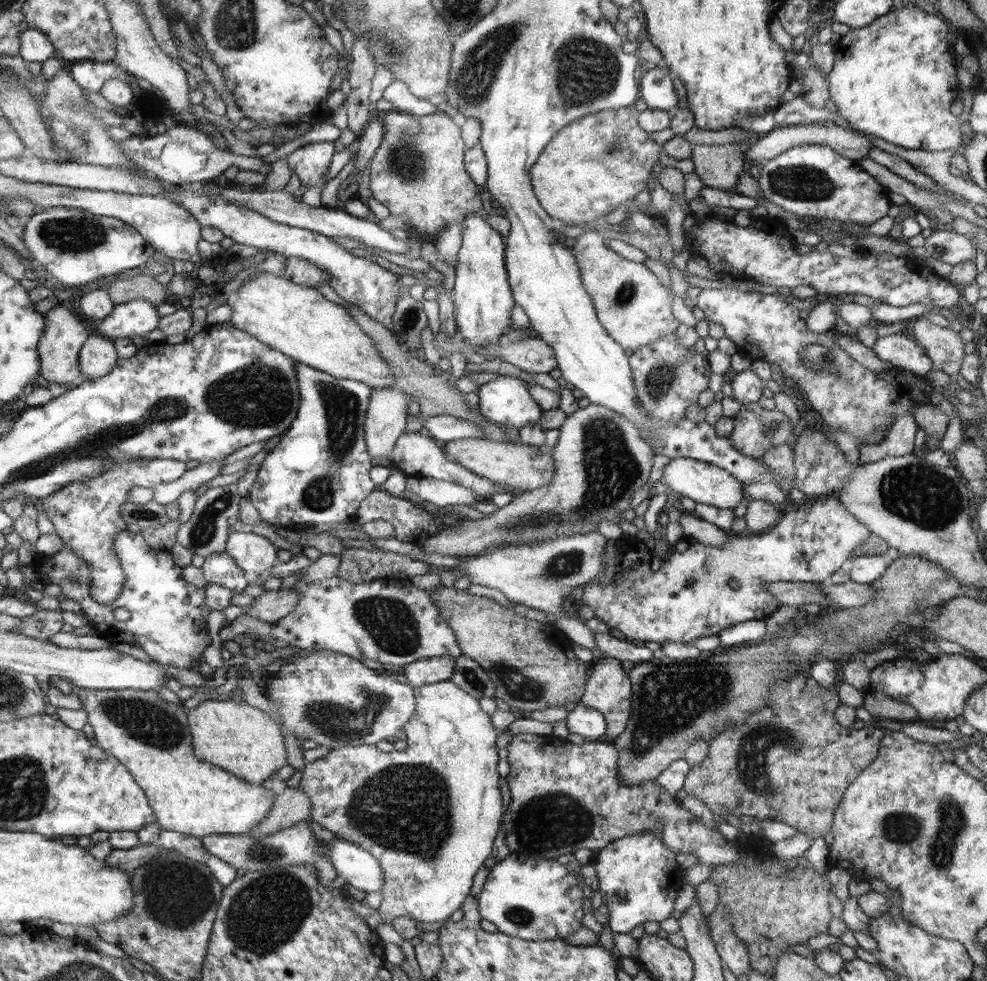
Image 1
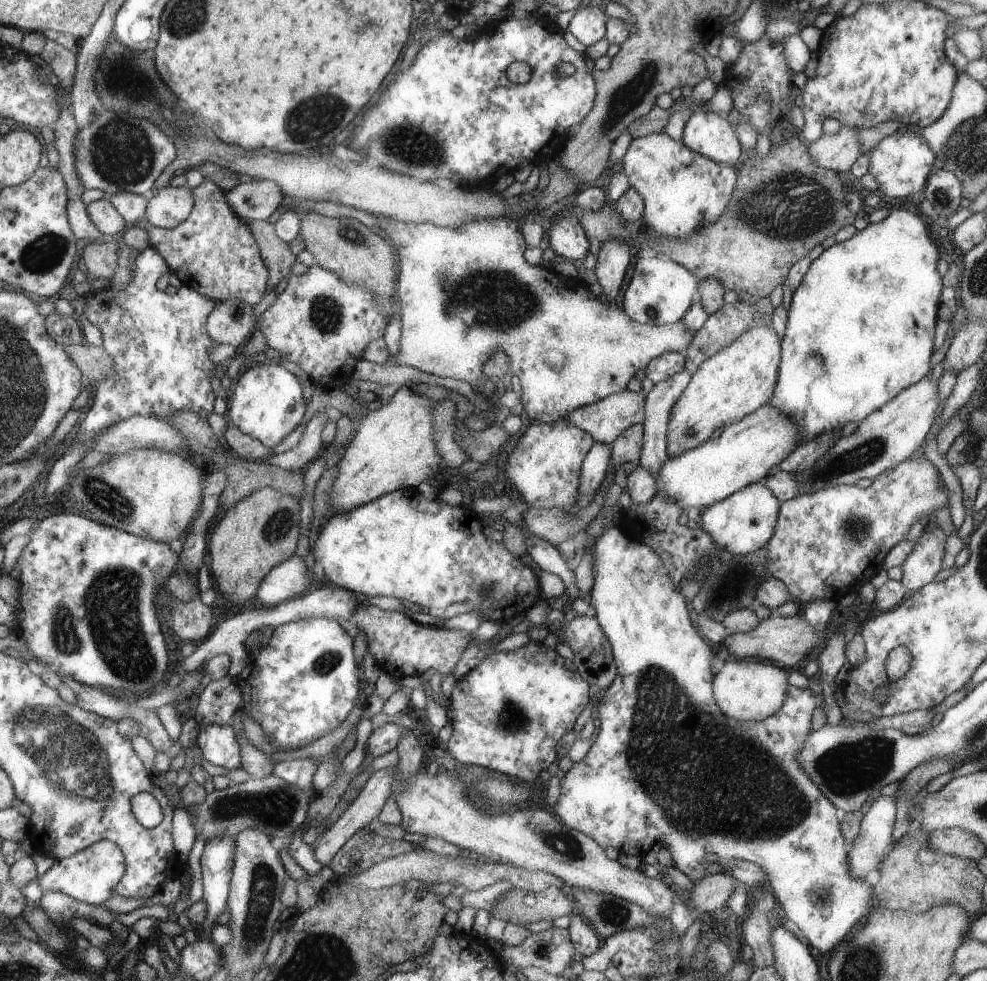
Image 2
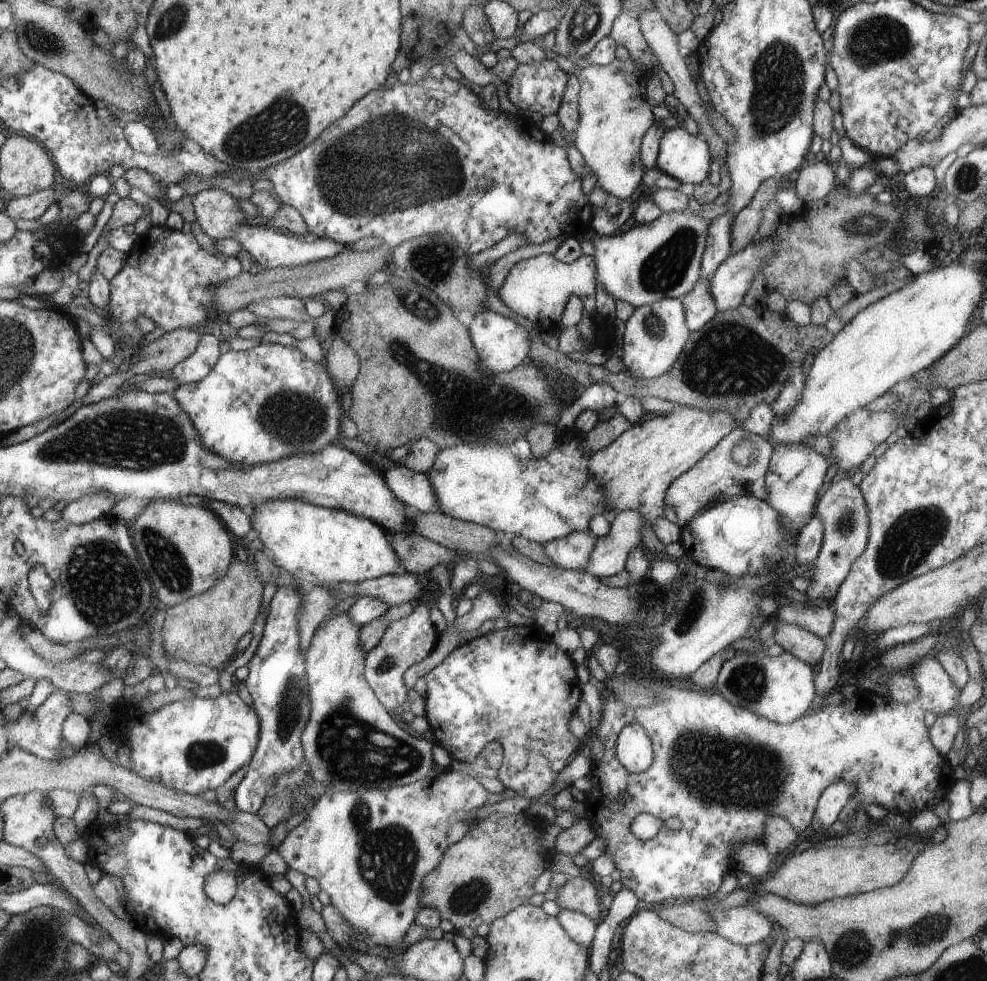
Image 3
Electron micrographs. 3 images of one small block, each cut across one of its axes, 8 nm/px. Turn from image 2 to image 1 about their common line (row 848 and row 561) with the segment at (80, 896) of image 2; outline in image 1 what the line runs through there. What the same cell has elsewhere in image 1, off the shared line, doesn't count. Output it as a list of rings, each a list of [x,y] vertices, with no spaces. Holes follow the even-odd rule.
[[[108,460],[104,464],[104,472],[98,478],[88,478],[88,480],[82,480],[82,482],[72,482],[51,494],[47,499],[41,500],[39,503],[40,508],[47,514],[50,522],[54,524],[55,535],[64,541],[65,546],[72,553],[76,554],[76,556],[81,556],[81,559],[86,562],[91,576],[89,593],[92,600],[104,606],[107,604],[112,606],[121,595],[121,590],[123,590],[125,570],[121,565],[119,556],[116,554],[116,550],[114,550],[114,540],[116,540],[118,533],[126,529],[127,521],[123,519],[122,508],[129,502],[129,492],[135,486],[154,488],[163,483],[172,483],[174,480],[182,479],[187,471],[187,464],[176,460],[128,460],[128,462],[120,462],[120,464],[114,464],[114,462]]]

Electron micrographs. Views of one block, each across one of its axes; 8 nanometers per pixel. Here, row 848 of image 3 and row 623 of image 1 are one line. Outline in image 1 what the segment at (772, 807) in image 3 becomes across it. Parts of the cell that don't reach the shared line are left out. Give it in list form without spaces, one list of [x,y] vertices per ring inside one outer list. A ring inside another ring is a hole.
[[[824,495],[822,497],[817,497],[817,498],[811,498],[810,500],[808,500],[805,503],[800,504],[800,507],[798,509],[795,509],[791,512],[788,512],[788,514],[784,514],[784,516],[782,516],[779,521],[778,524],[776,524],[776,526],[774,526],[774,528],[772,527],[772,529],[770,530],[770,532],[768,532],[768,534],[763,534],[761,533],[760,536],[752,536],[752,538],[742,538],[742,536],[736,536],[734,534],[731,534],[730,536],[728,536],[728,541],[726,541],[726,543],[724,543],[724,545],[722,545],[722,547],[708,547],[706,545],[702,545],[700,544],[700,542],[696,541],[695,539],[692,539],[692,537],[690,536],[686,536],[684,535],[680,541],[676,544],[676,546],[674,546],[674,548],[672,549],[673,554],[672,556],[670,556],[670,559],[668,559],[667,561],[664,561],[664,563],[659,563],[660,567],[656,570],[653,571],[653,569],[651,569],[651,566],[653,566],[653,564],[655,562],[657,562],[653,557],[653,553],[654,553],[654,549],[649,549],[648,546],[645,545],[645,543],[641,542],[640,540],[638,540],[638,536],[621,536],[618,540],[615,540],[615,547],[616,547],[616,553],[614,554],[614,556],[616,557],[616,573],[612,579],[612,581],[604,586],[604,587],[600,587],[600,585],[598,585],[598,581],[600,576],[602,575],[602,573],[605,570],[605,565],[606,565],[606,561],[607,561],[607,550],[606,548],[604,548],[604,553],[602,553],[602,556],[604,557],[604,567],[603,570],[601,570],[601,574],[599,576],[597,576],[597,578],[595,578],[594,580],[591,580],[591,582],[587,582],[584,585],[584,594],[582,595],[582,602],[584,602],[583,604],[586,604],[587,606],[590,606],[592,609],[594,609],[595,612],[595,617],[596,618],[600,618],[600,620],[602,620],[602,622],[605,622],[608,626],[611,626],[612,628],[616,628],[616,630],[620,630],[620,632],[622,632],[622,634],[624,634],[624,636],[626,636],[626,638],[628,638],[628,640],[632,640],[633,642],[637,642],[637,643],[642,643],[642,642],[659,642],[659,643],[667,643],[668,641],[676,641],[676,642],[685,642],[685,643],[690,643],[692,642],[692,644],[697,643],[697,641],[699,639],[702,639],[704,636],[714,636],[714,635],[718,635],[720,631],[723,630],[723,628],[728,628],[730,626],[732,626],[733,624],[738,624],[738,623],[745,623],[746,621],[749,620],[762,620],[765,619],[767,616],[770,616],[772,614],[772,612],[776,612],[776,609],[778,608],[778,606],[780,606],[779,602],[775,599],[774,596],[771,595],[771,592],[767,591],[767,588],[765,588],[765,586],[768,583],[775,583],[775,582],[780,582],[780,581],[786,581],[786,582],[805,582],[805,583],[824,583],[830,580],[830,577],[832,576],[832,574],[834,574],[834,572],[836,572],[836,570],[838,570],[839,568],[842,568],[842,564],[844,564],[844,562],[846,562],[846,560],[848,560],[848,558],[851,558],[850,555],[852,555],[852,551],[854,551],[856,548],[858,548],[858,546],[862,545],[862,543],[864,543],[864,541],[866,541],[866,539],[868,539],[868,537],[870,537],[871,534],[871,529],[869,529],[867,527],[867,525],[862,524],[840,501],[839,498],[835,495]],[[730,578],[735,578],[739,583],[740,586],[738,587],[737,590],[735,590],[734,588],[730,587],[730,585],[728,585],[728,582],[730,580]]]

